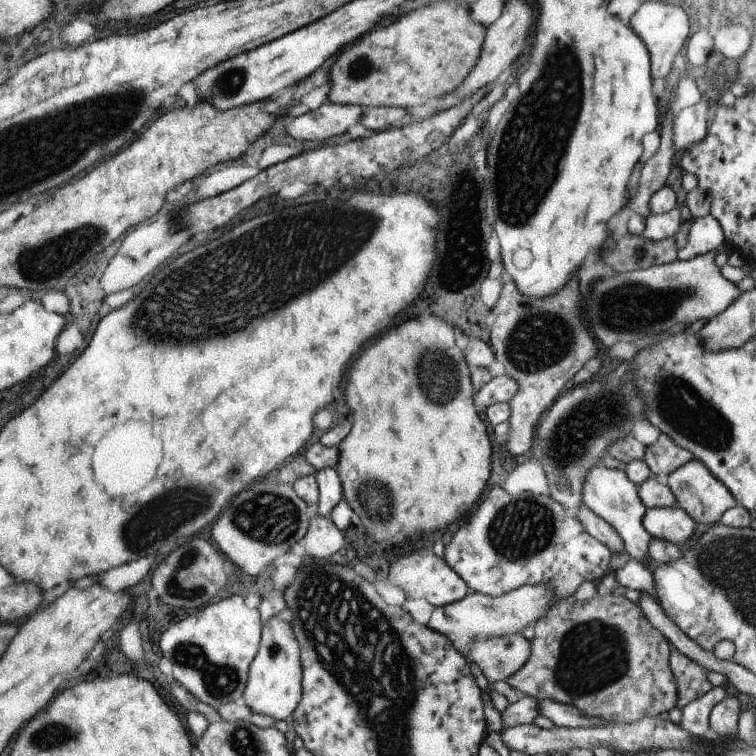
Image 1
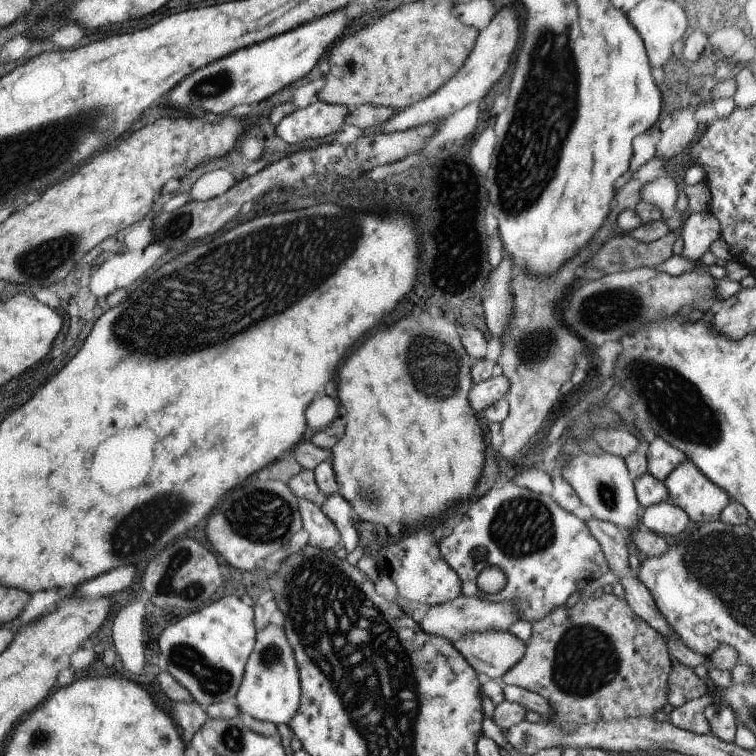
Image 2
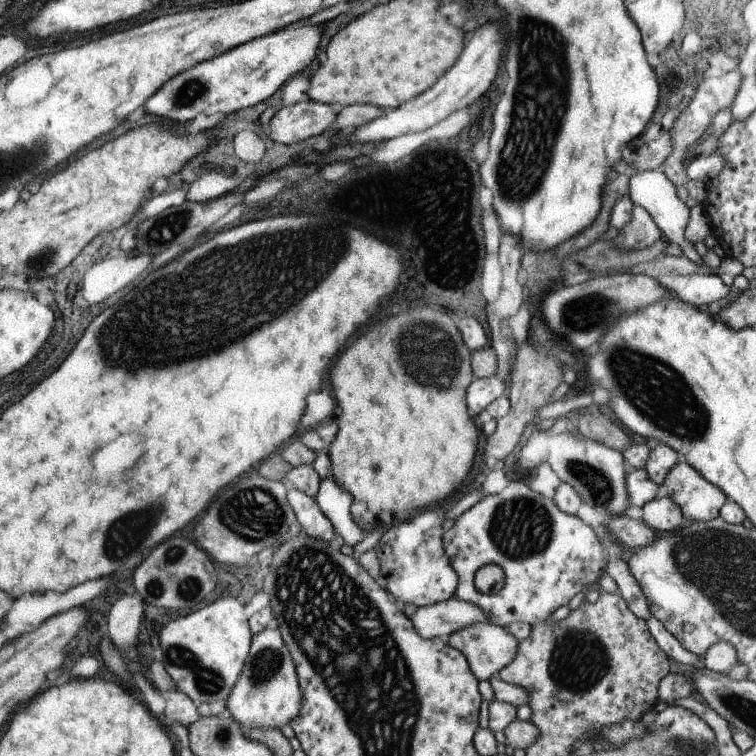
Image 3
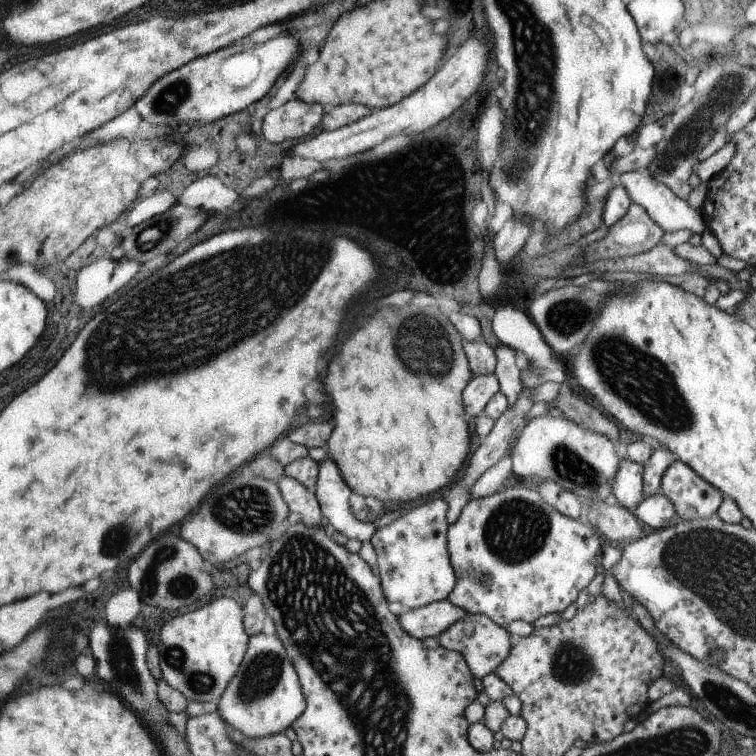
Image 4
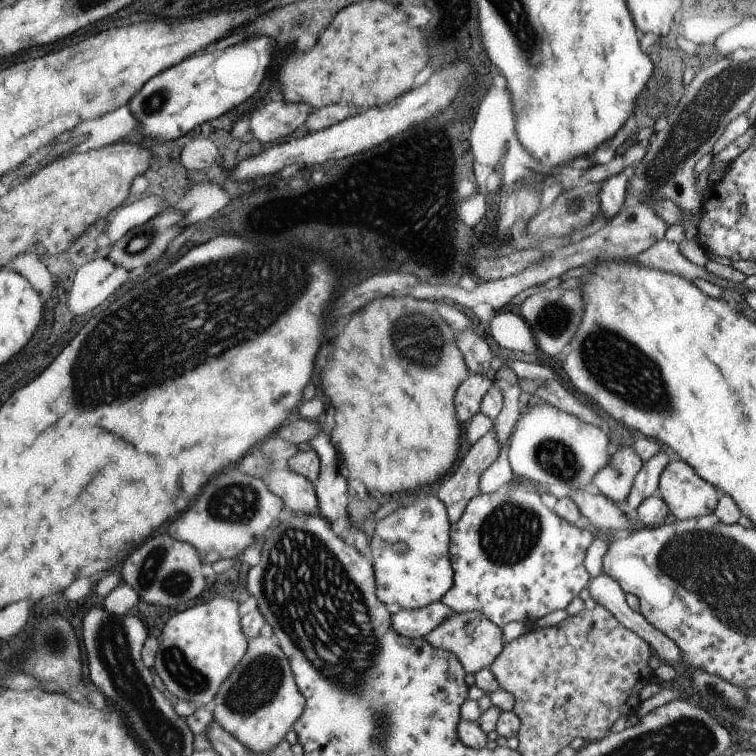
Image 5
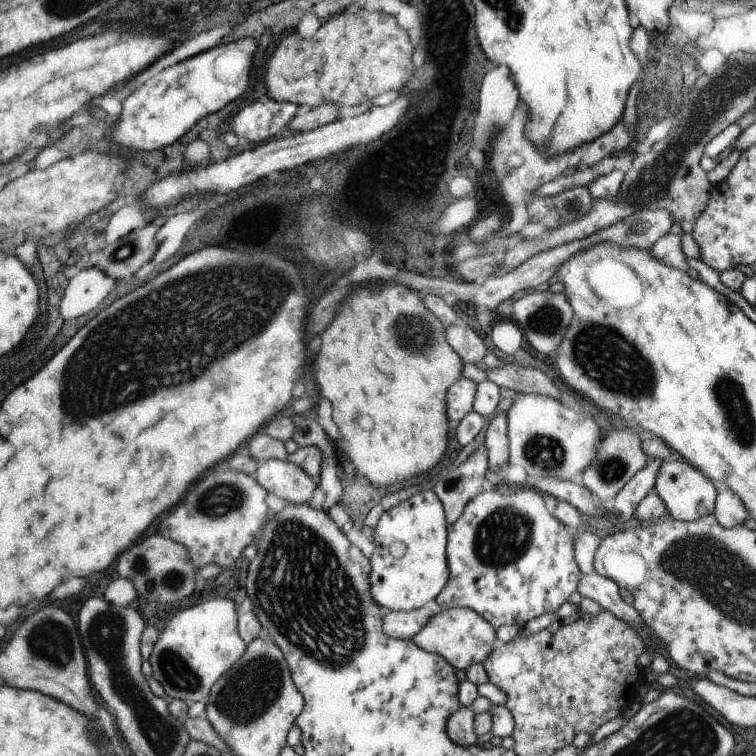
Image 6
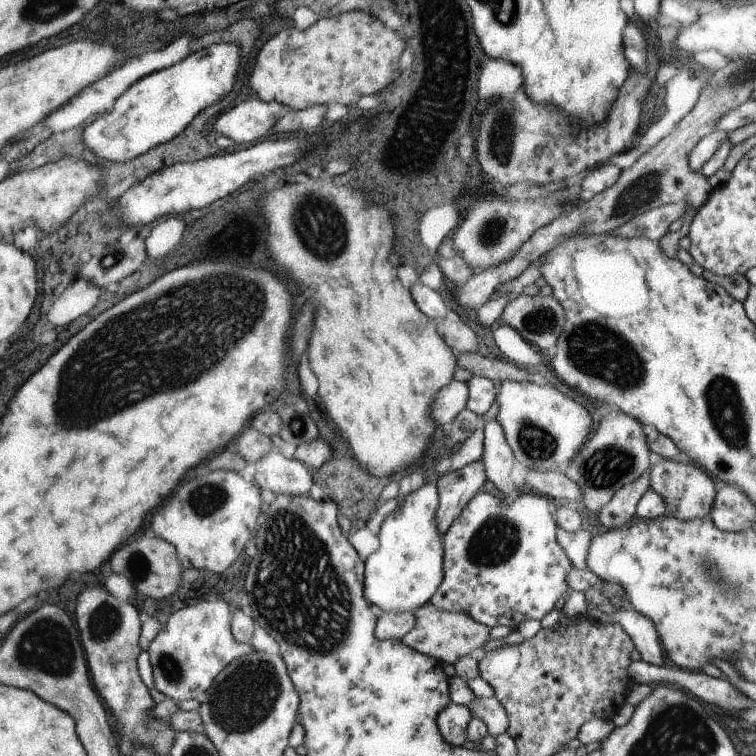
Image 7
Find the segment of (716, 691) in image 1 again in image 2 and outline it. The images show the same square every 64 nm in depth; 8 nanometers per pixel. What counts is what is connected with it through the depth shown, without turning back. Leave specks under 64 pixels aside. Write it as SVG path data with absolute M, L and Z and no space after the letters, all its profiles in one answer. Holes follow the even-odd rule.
M703 694L701 698L689 700L679 708L667 708L665 722L669 722L673 728L681 728L681 730L691 732L691 734L709 736L711 728L709 728L709 722L705 720L703 710L711 704L713 704L713 694Z

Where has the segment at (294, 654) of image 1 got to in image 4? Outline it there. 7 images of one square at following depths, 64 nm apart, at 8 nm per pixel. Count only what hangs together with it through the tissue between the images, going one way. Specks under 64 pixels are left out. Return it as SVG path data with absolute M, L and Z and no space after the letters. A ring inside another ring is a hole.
M257 634L249 638L245 656L215 706L215 712L221 716L227 728L243 734L249 740L263 740L283 734L303 714L305 696L301 692L297 672L275 634Z

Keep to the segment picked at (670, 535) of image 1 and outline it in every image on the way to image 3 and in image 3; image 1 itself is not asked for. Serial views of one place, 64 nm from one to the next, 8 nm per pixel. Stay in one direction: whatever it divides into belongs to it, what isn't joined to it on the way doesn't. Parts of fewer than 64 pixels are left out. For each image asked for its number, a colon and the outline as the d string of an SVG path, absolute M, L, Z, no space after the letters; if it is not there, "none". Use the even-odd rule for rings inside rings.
2: M669 500L645 508L641 520L651 532L659 536L675 536L675 534L681 534L685 528L691 528L691 522L685 510L671 504Z
3: M663 494L649 500L641 508L641 520L645 526L649 526L651 530L657 530L657 532L673 532L675 528L685 524L679 506L673 500L665 498Z

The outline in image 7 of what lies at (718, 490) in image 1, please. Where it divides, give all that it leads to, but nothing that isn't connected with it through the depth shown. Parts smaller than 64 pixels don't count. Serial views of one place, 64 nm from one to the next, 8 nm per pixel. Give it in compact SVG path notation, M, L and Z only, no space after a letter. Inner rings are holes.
M659 460L651 466L651 470L649 470L649 488L655 490L665 500L667 514L671 518L679 518L683 522L709 516L715 494L717 494L713 490L711 476L705 474L699 466L679 464L679 462L673 462L673 460Z

